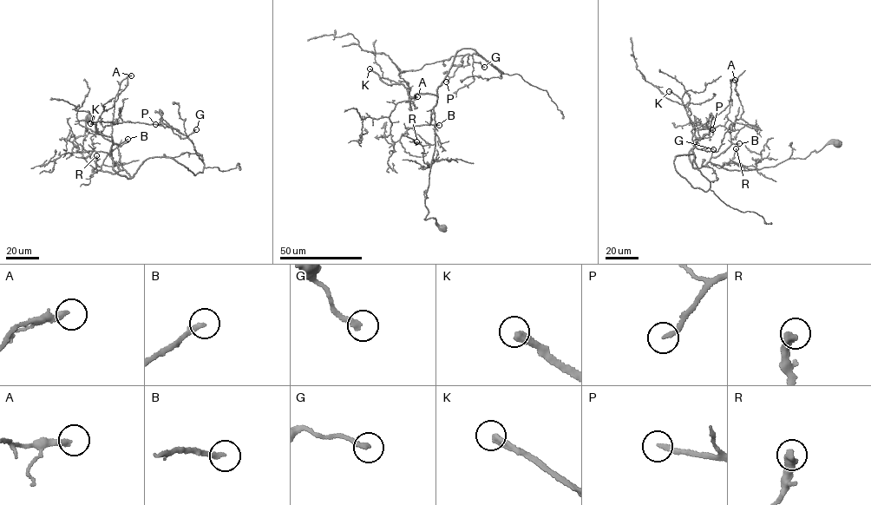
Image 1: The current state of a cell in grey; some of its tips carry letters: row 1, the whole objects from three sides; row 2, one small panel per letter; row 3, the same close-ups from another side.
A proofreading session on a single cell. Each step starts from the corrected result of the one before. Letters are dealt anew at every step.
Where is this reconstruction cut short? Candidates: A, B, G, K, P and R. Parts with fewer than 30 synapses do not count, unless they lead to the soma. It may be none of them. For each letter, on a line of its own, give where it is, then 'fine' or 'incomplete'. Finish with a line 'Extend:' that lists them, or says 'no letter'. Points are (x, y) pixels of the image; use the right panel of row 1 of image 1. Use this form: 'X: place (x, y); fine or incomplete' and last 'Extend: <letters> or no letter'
A: place (735, 80); fine
B: place (739, 143); incomplete
G: place (713, 149); fine
K: place (669, 91); incomplete
P: place (712, 129); incomplete
R: place (736, 148); fine
Extend: B, K, P

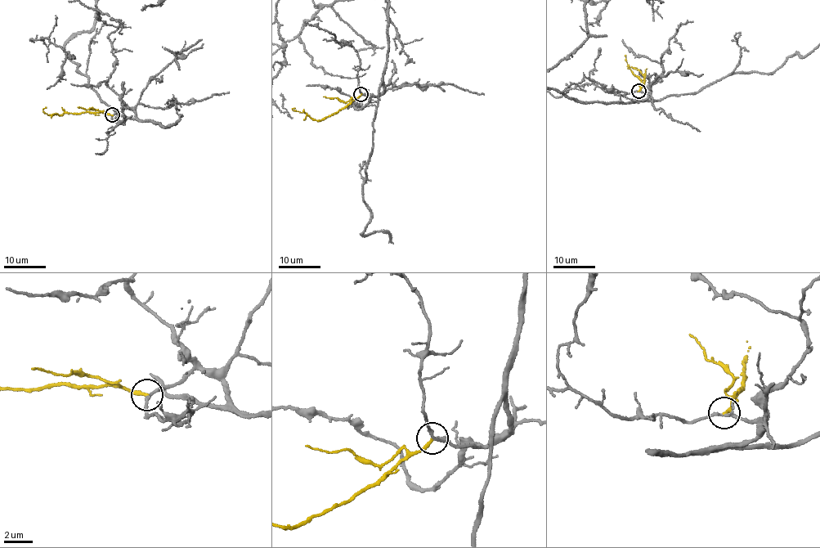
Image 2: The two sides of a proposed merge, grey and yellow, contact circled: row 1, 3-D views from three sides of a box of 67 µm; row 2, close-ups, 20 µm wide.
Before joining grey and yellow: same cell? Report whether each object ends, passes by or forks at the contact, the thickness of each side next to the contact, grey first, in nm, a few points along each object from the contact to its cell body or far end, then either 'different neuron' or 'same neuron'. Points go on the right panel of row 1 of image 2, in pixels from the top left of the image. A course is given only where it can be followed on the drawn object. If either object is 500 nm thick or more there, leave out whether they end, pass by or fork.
grey passes by; yellow ends; calibres 180 and 240 nm; course yellow (638, 91), (644, 75), (629, 67), (625, 55); different neuron

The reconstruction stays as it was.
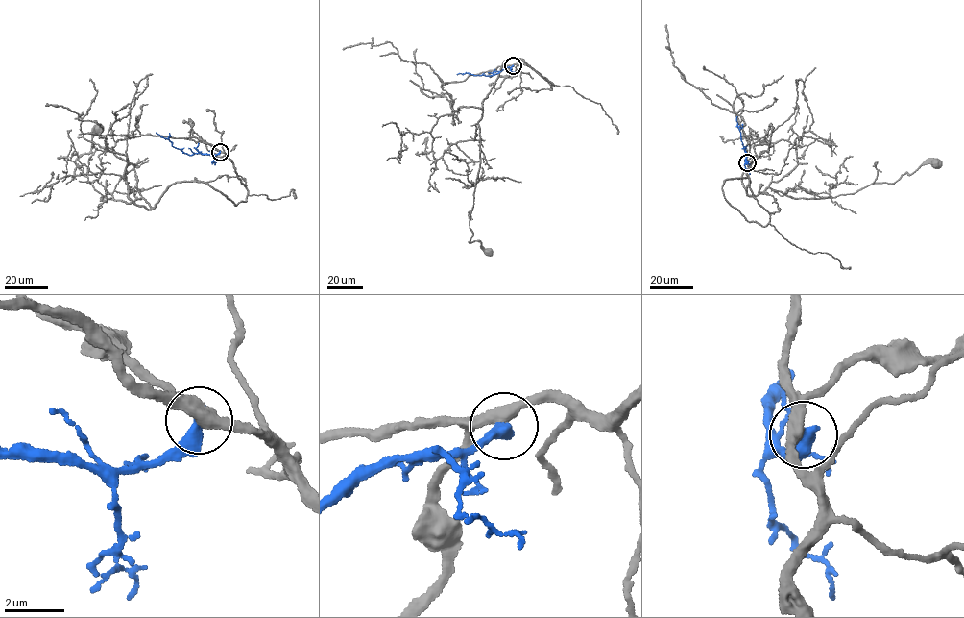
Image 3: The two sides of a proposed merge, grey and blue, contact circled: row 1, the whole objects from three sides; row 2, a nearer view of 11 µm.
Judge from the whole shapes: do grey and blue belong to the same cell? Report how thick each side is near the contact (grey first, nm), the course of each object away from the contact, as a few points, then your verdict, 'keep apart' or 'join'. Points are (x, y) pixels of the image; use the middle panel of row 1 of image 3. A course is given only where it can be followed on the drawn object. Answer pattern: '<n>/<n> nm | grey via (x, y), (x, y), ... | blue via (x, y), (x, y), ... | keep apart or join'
440/500 nm | grey via (513, 65), (527, 65), (554, 86), (521, 59), (511, 58), (483, 99), (469, 241), (478, 240), (488, 252) | blue via (513, 65), (491, 75), (457, 74) | keep apart

